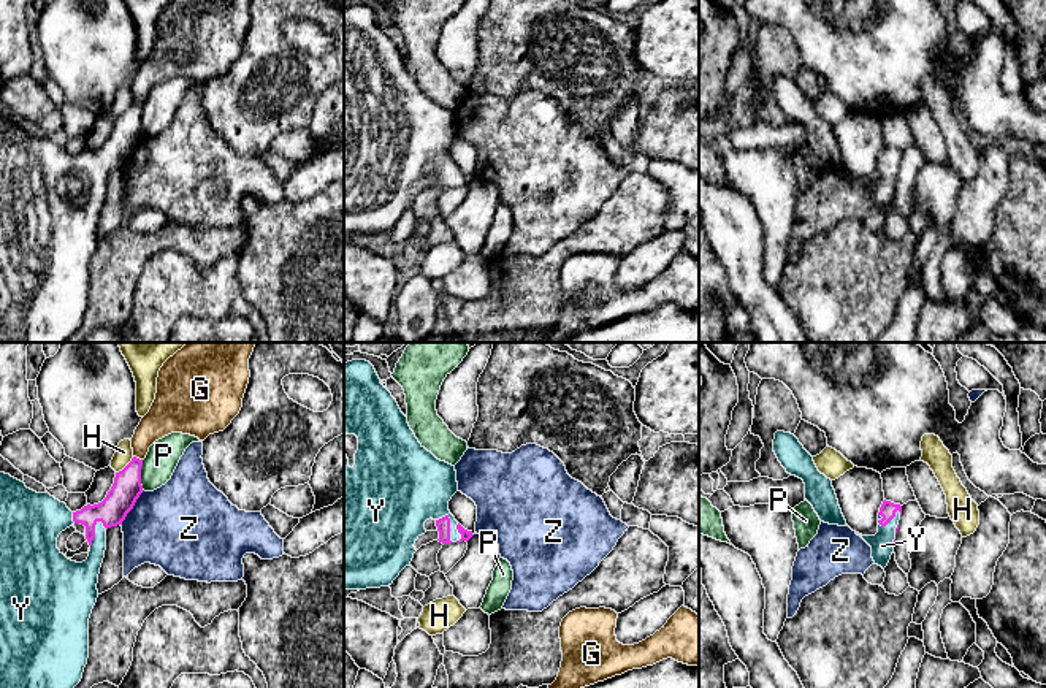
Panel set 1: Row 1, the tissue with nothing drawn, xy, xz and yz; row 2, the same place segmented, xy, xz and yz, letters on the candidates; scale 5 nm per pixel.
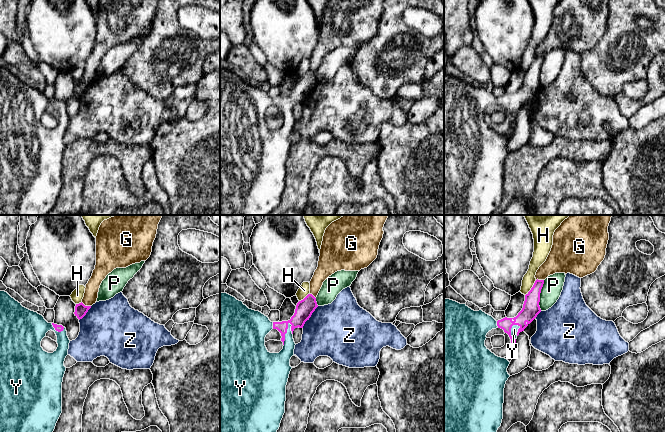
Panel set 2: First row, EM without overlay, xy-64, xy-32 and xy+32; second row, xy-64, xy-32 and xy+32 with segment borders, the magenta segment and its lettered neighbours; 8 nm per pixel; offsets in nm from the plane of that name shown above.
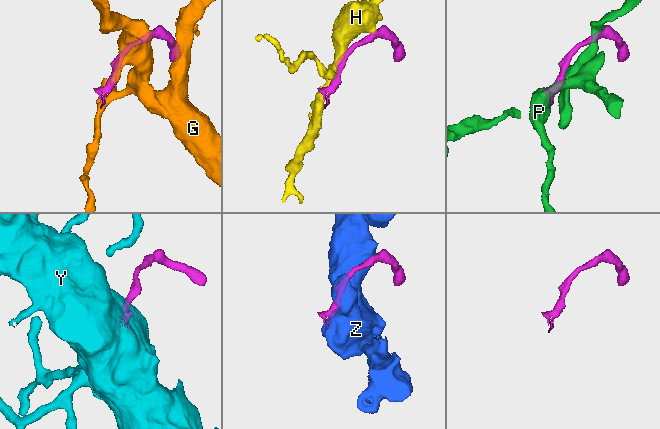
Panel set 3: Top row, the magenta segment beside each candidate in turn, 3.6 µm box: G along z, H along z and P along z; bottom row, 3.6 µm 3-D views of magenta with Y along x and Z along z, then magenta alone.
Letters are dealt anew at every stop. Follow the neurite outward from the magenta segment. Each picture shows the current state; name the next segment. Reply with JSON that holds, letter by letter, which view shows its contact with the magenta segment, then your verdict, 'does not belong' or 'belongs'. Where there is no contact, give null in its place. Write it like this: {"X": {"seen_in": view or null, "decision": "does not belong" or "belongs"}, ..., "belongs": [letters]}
{"G": {"seen_in": "xy", "decision": "does not belong"}, "H": {"seen_in": "xy", "decision": "does not belong"}, "P": {"seen_in": "xy", "decision": "does not belong"}, "Y": {"seen_in": "xz", "decision": "belongs"}, "Z": {"seen_in": "xy", "decision": "does not belong"}, "belongs": ["Y"]}

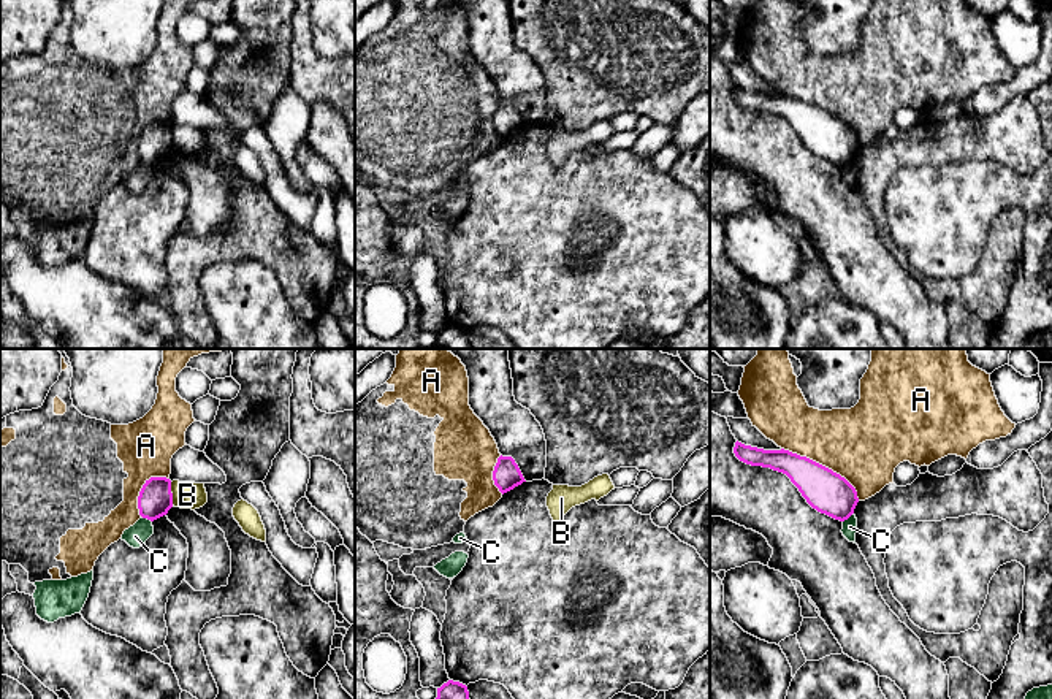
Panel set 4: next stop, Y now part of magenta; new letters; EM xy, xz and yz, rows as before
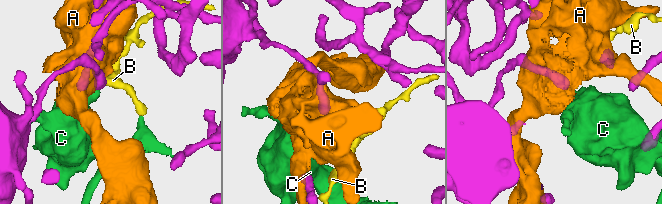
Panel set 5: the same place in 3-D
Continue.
{"A": {"seen_in": "yz", "decision": "does not belong"}, "B": {"seen_in": "xy", "decision": "does not belong"}, "C": {"seen_in": "xy", "decision": "does not belong"}, "belongs": []}

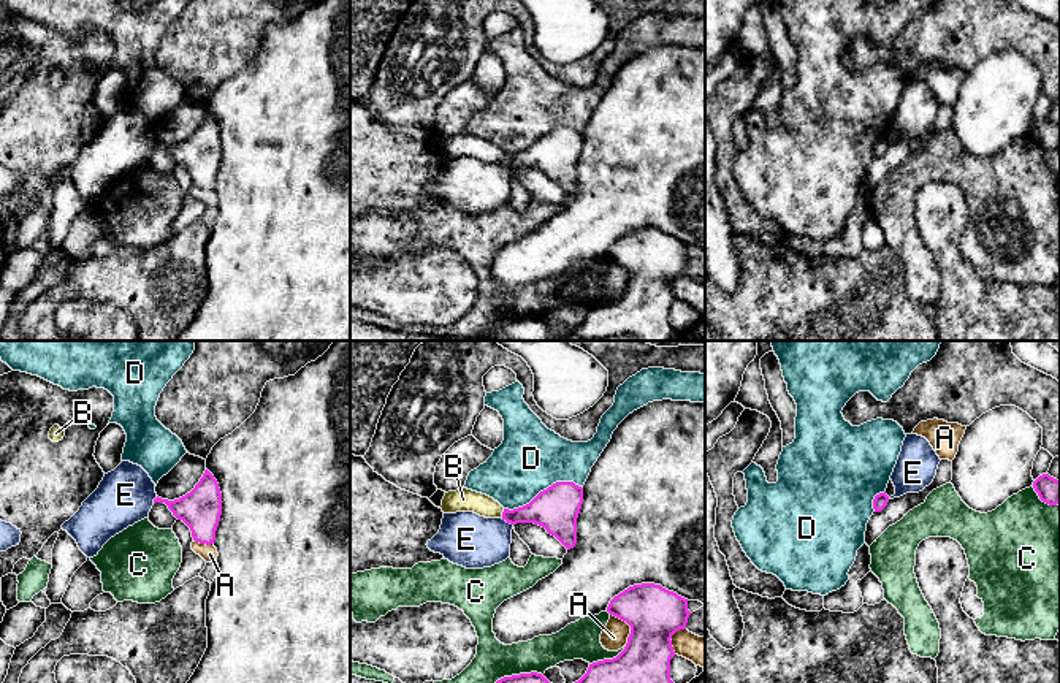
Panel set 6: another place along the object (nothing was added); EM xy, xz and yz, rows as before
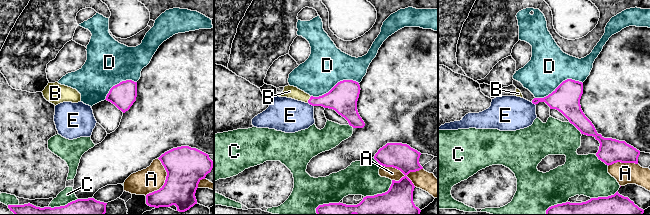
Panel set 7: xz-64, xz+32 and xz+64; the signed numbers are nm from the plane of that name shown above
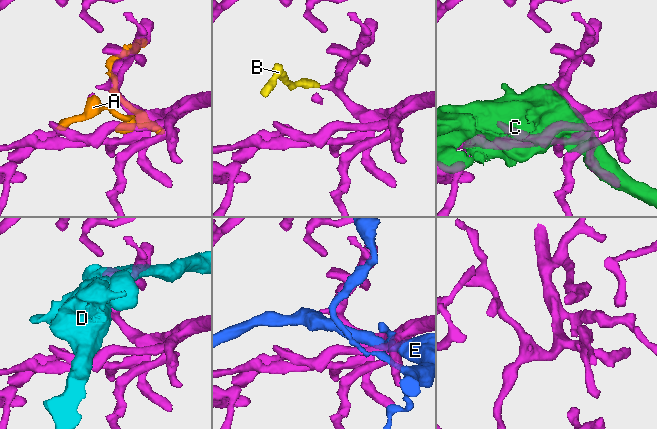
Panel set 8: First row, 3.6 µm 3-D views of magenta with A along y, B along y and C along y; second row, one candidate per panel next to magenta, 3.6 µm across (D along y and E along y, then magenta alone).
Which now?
{"A": {"seen_in": "xz", "decision": "does not belong"}, "B": {"seen_in": "xz", "decision": "belongs"}, "C": {"seen_in": "xz", "decision": "does not belong"}, "D": {"seen_in": "xz", "decision": "does not belong"}, "E": {"seen_in": "xz", "decision": "does not belong"}, "belongs": ["B"]}

